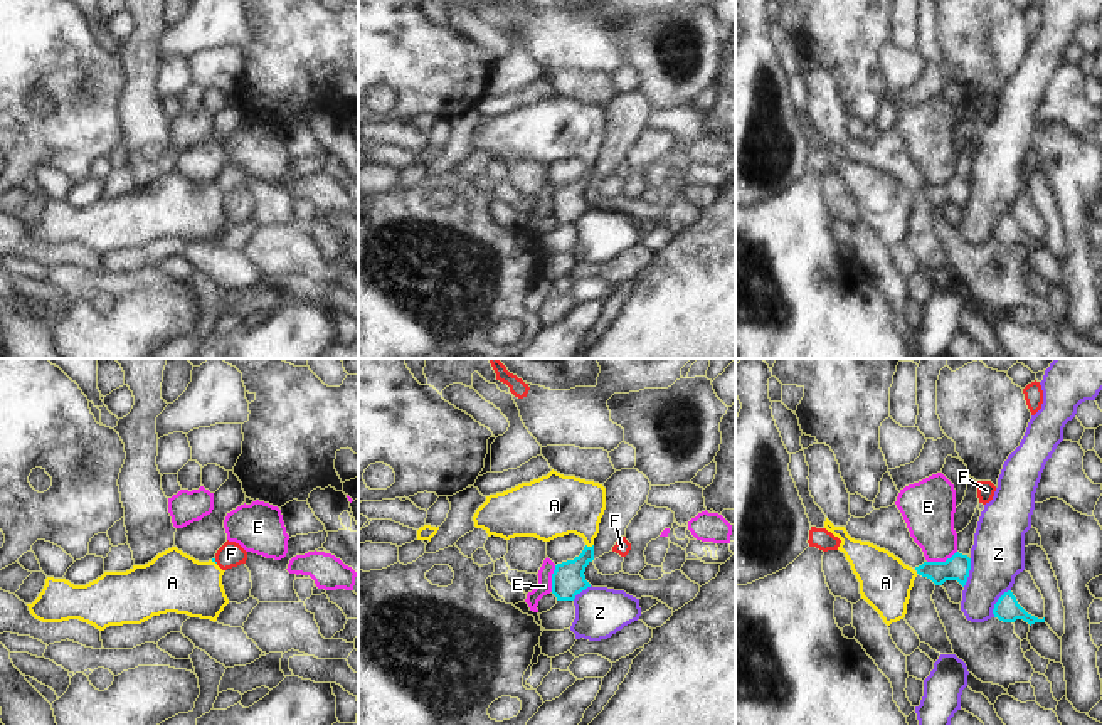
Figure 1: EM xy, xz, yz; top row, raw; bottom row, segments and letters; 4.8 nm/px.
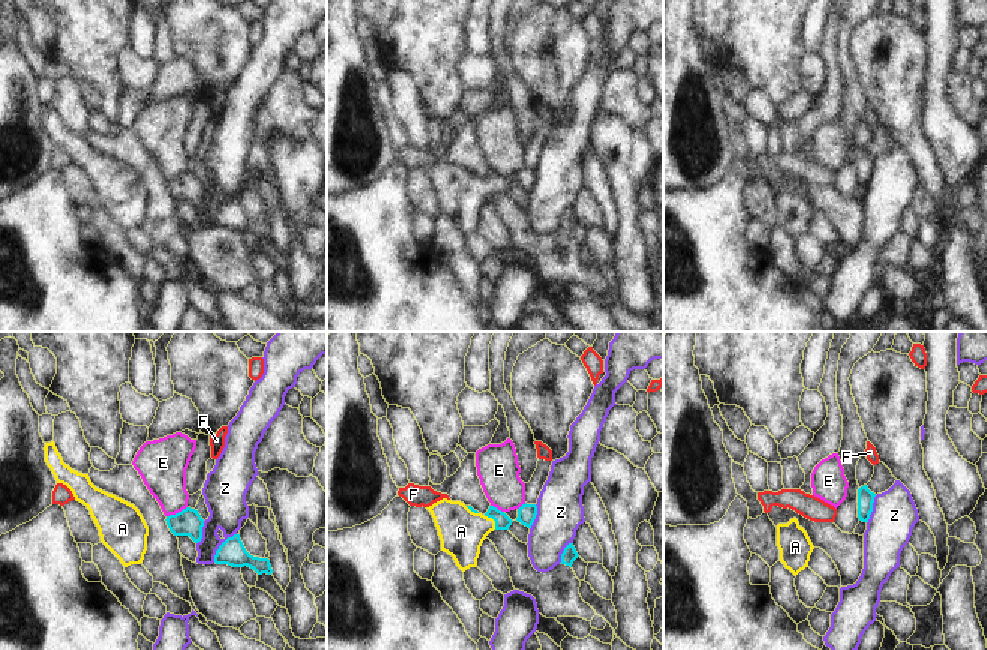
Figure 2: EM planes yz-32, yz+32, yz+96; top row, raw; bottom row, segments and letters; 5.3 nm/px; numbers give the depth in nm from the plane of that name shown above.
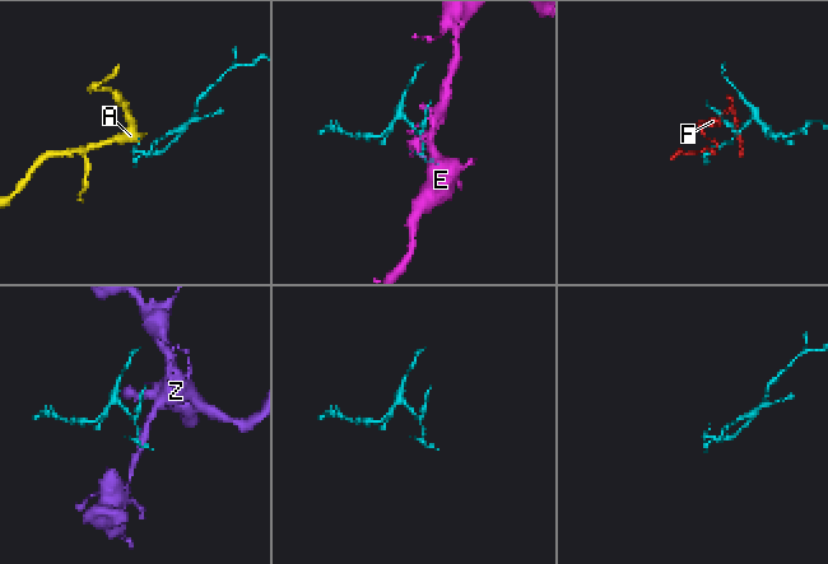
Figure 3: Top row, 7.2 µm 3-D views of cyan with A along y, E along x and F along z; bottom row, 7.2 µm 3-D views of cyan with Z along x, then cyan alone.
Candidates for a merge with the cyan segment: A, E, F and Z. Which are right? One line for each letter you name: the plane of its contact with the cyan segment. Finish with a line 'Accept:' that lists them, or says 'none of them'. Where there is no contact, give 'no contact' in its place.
A: contact in xz
Accept: A

